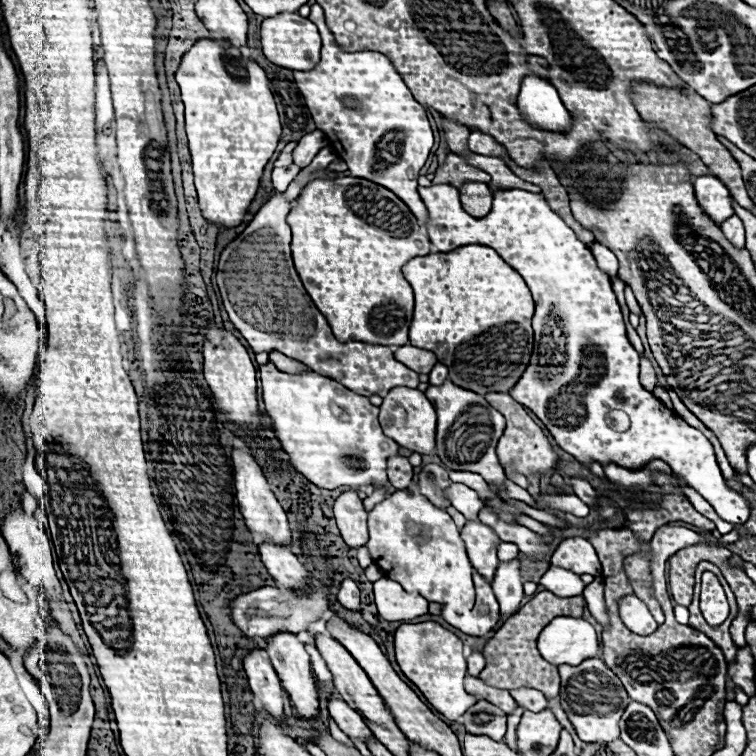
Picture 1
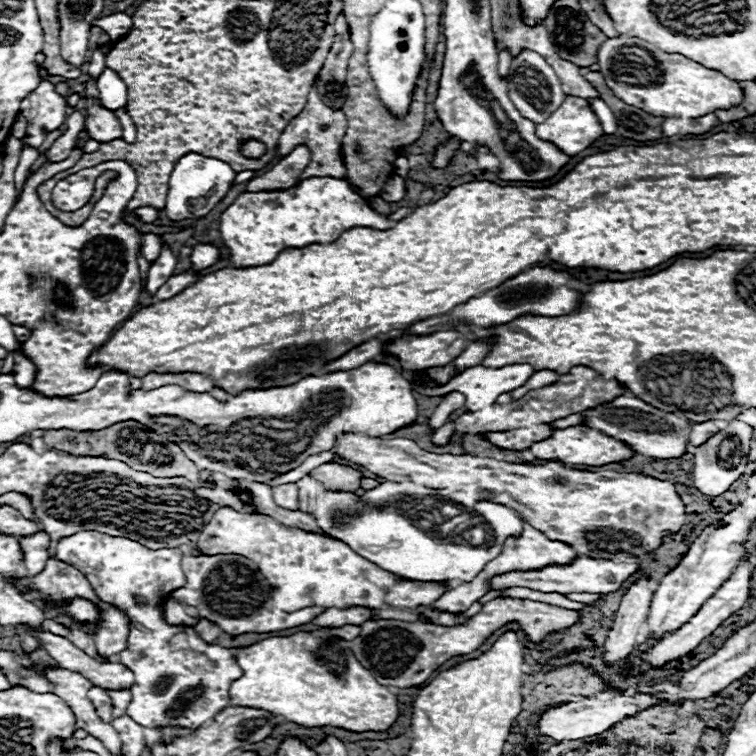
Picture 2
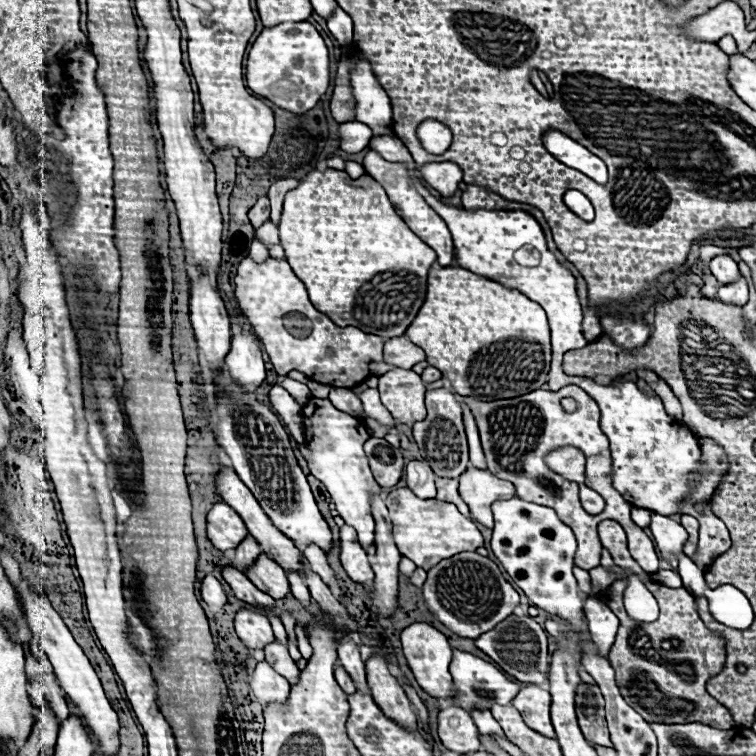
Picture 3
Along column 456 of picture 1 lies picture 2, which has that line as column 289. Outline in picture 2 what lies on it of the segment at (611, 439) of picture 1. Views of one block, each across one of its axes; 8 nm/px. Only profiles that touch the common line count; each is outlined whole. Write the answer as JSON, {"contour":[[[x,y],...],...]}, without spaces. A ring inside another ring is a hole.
{"contour":[[[308,178],[290,190],[242,192],[220,218],[220,238],[228,252],[228,262],[234,268],[246,268],[272,262],[286,248],[332,242],[352,226],[386,230],[392,222],[372,210],[346,180]]]}

